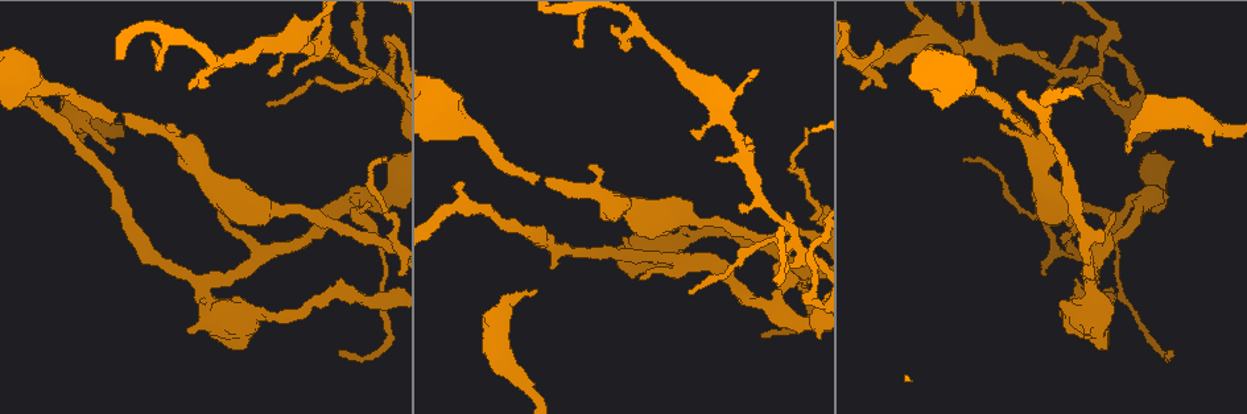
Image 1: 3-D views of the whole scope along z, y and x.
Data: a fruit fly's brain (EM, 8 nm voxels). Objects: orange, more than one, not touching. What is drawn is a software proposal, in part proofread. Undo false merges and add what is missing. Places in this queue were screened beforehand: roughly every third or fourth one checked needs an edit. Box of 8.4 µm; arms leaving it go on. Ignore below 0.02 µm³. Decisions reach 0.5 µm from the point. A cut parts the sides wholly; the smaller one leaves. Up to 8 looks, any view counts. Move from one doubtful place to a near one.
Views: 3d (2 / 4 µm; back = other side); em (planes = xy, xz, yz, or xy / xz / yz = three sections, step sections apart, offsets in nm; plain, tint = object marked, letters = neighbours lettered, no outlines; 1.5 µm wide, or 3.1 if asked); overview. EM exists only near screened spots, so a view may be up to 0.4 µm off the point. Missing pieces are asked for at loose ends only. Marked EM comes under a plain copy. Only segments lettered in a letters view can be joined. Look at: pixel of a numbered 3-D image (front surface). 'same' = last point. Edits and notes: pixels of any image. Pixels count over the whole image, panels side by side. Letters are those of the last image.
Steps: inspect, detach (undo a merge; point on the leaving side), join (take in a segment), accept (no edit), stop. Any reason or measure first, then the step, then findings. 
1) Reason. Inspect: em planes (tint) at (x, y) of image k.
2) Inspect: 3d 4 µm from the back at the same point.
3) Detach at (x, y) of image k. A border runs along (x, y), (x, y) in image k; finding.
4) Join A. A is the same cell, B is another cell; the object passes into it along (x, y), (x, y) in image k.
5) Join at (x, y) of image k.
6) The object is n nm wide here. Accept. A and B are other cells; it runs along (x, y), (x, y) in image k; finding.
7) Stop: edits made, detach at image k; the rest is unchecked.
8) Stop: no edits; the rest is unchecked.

A fork. Inspect: 3d 2 µm at (1097, 255) of image 1.

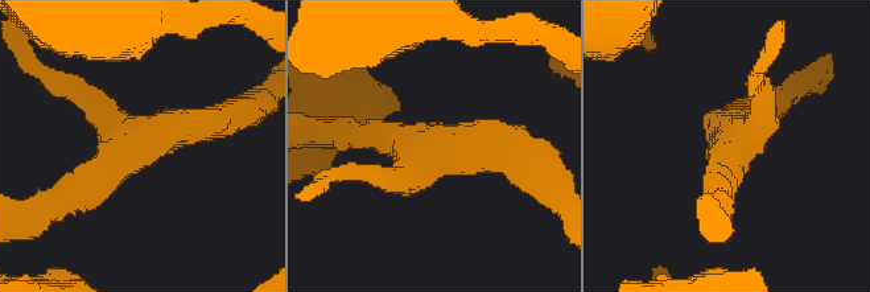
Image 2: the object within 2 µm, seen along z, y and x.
Shape alone is not enough. Inspect: em planes (tint) at (423, 145) of image 2.

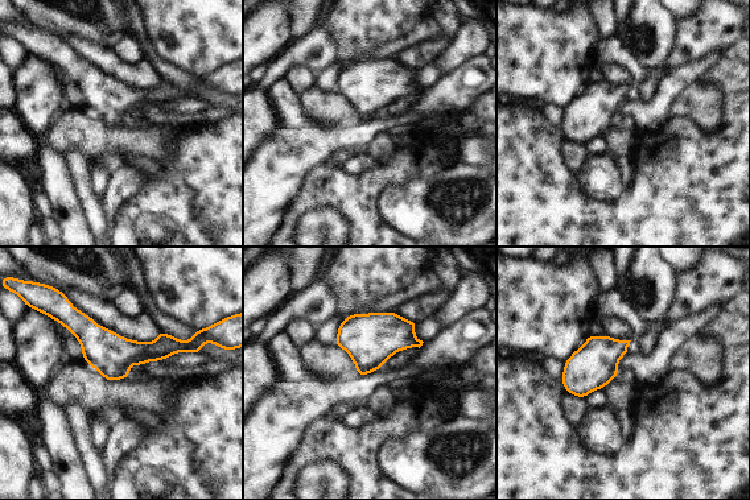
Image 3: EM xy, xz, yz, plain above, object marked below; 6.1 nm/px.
Inspect: em planes (letters) at the same point.

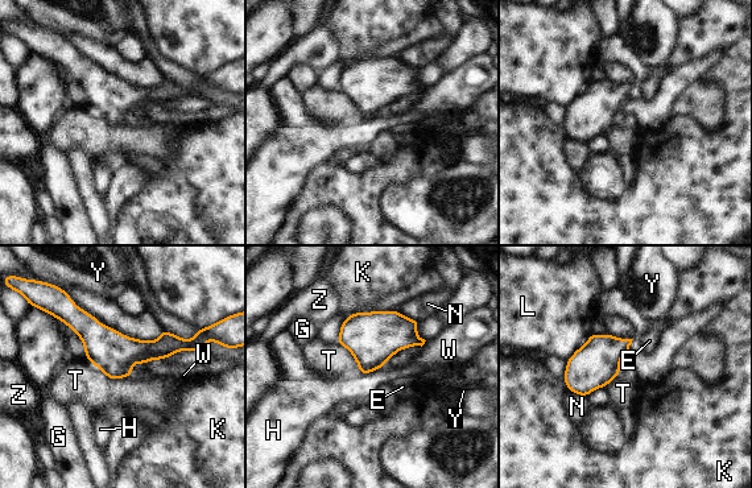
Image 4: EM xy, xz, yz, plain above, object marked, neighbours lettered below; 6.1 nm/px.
Accept. E, G, H, K, L, N, T, W, Y and Z are other cells; continuous, no second neuron.

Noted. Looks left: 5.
Tapers out. Inspect: 3d 2 µm at (764, 337) of image 1.

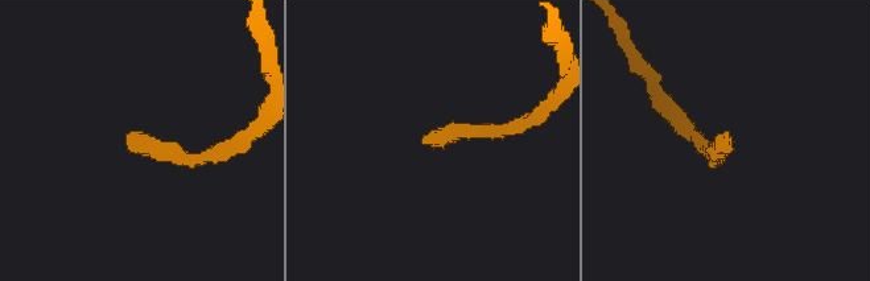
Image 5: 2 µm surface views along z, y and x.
Need the tissue. Inspect: em planes (letters) at (426, 141) of image 5.

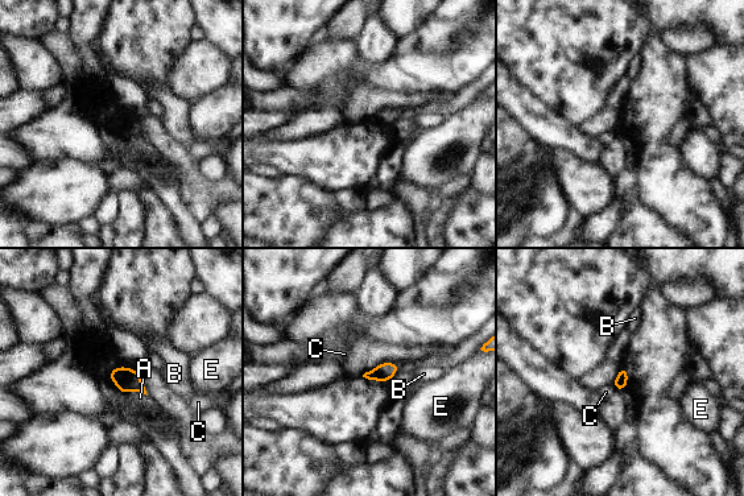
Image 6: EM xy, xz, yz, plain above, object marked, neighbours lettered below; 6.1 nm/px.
The object is 90 nm wide here. Accept. A, B, C and E are other cells; a border runs along (612, 384), (616, 389) in image 6; no lettered segment goes on from it.

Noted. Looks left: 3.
Abrupt turn. Inspect: em xz step 8 (tint) at (1111, 33) of image 1.

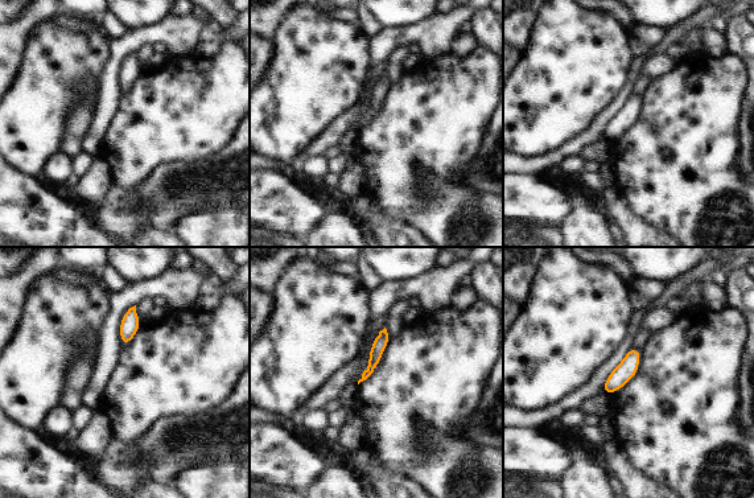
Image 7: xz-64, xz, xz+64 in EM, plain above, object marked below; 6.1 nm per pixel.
Inspect: em planes (letters) at the same point.

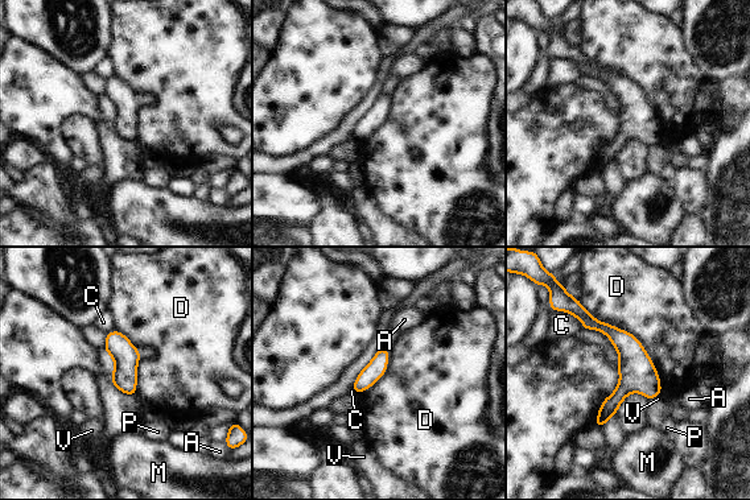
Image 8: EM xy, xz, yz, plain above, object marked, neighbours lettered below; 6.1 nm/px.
The object is 170 nm wide here. Accept. A, C, D, M, P and V are other cells; one neuron here.

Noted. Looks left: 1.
Stop: no edits; the rest is unchecked.

